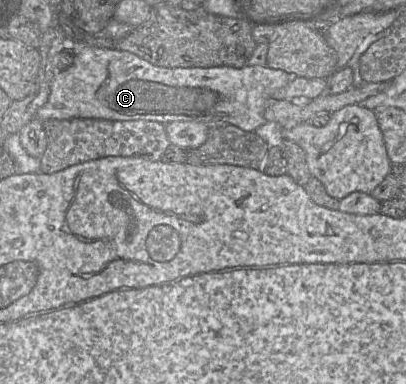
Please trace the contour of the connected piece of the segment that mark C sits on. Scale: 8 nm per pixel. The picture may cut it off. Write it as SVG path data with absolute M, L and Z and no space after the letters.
M74 46L77 48L77 55L75 57L74 63L67 69L59 72L55 75L51 82L50 93L47 102L38 109L35 117L28 122L25 126L19 131L21 145L26 150L26 152L35 158L42 158L47 145L48 139L43 128L43 122L48 119L58 119L58 120L67 120L73 118L97 118L105 120L150 120L157 121L163 124L167 124L172 121L196 121L202 122L210 125L235 125L245 131L254 131L257 133L263 133L268 131L268 136L270 136L270 124L267 124L264 117L265 108L269 101L272 100L272 96L276 91L286 86L293 77L290 74L286 73L283 70L272 69L268 66L245 66L242 68L234 68L229 66L221 67L210 67L210 68L167 68L155 66L148 61L138 57L137 55L121 50L114 50L108 48L98 48L95 46Z

